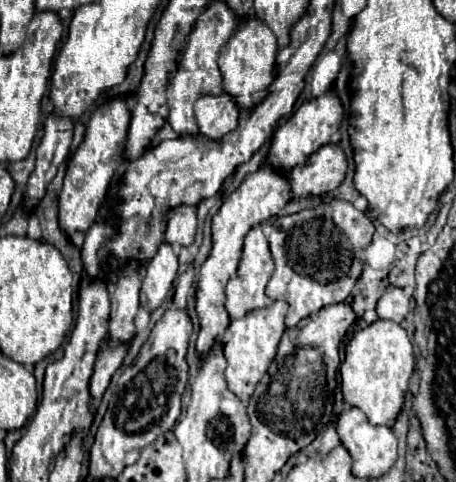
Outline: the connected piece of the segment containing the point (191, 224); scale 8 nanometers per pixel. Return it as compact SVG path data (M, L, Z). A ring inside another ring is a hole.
M178 206L168 216L166 242L178 246L190 246L196 236L196 210L190 206Z

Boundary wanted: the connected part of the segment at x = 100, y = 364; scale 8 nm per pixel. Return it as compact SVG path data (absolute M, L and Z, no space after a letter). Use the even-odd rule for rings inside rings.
M104 344L104 346L100 348L100 352L98 352L98 360L96 360L96 366L94 366L94 374L92 374L92 380L90 380L92 410L100 404L102 394L104 394L104 390L108 388L112 374L120 368L124 356L126 356L126 346L110 348L108 344Z

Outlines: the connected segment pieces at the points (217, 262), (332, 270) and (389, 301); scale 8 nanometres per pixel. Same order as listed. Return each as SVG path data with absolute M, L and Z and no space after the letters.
M260 168L254 174L248 174L246 180L228 196L228 200L212 216L212 250L206 262L200 266L196 284L196 312L200 318L200 332L196 338L198 354L208 356L216 344L222 344L222 336L230 324L230 316L224 308L224 290L228 280L234 278L238 270L244 236L252 226L258 226L264 220L276 216L286 206L288 200L290 200L290 184L286 174L274 172L274 168Z
M334 200L292 216L278 216L274 228L278 232L268 236L268 244L276 270L266 286L266 294L272 300L288 302L286 326L294 328L320 308L344 302L350 296L362 272L364 250L372 240L374 224L350 202Z
M390 288L388 292L384 292L376 306L378 318L392 320L396 324L404 322L408 312L410 312L410 298L406 296L406 292L402 288Z

